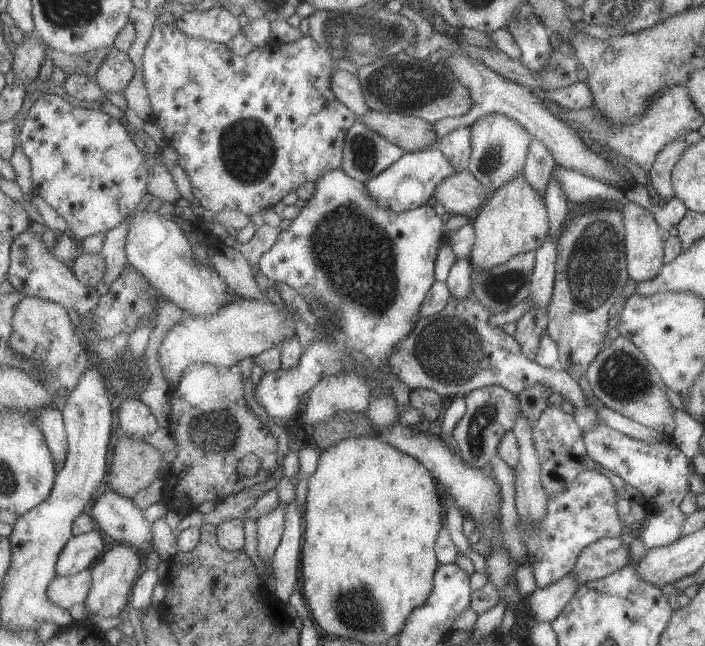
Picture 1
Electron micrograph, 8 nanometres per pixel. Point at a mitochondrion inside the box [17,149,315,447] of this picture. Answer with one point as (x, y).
(129, 374)

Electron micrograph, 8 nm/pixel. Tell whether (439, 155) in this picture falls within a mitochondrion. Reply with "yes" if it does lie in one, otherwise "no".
no

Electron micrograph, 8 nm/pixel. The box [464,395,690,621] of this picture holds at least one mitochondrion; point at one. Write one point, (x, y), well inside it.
(485, 419)

